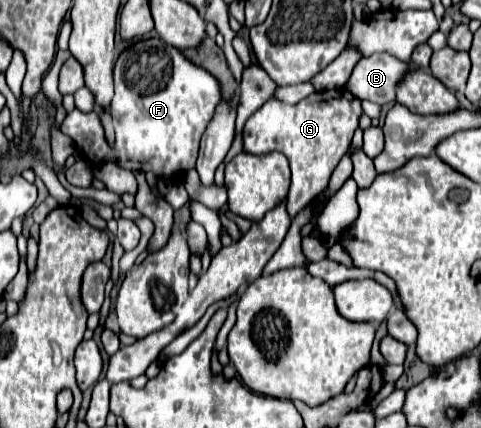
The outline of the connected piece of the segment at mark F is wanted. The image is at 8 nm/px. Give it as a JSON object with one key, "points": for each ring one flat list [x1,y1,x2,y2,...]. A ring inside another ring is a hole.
{"points":[[159,37,131,43,119,55,113,69,113,77,115,77,115,95,111,101,111,113,113,113,113,125,115,125,115,145,107,145,101,119,95,111,83,113,75,107,63,119,61,131,73,139,75,147,79,147,77,153,93,165,115,163,117,167,129,169,129,171,153,171,159,177,179,177,187,169,193,169,199,153,201,135,211,123,217,111,217,105,225,101,221,95,221,83,207,69,191,63,179,49,167,45]]}

